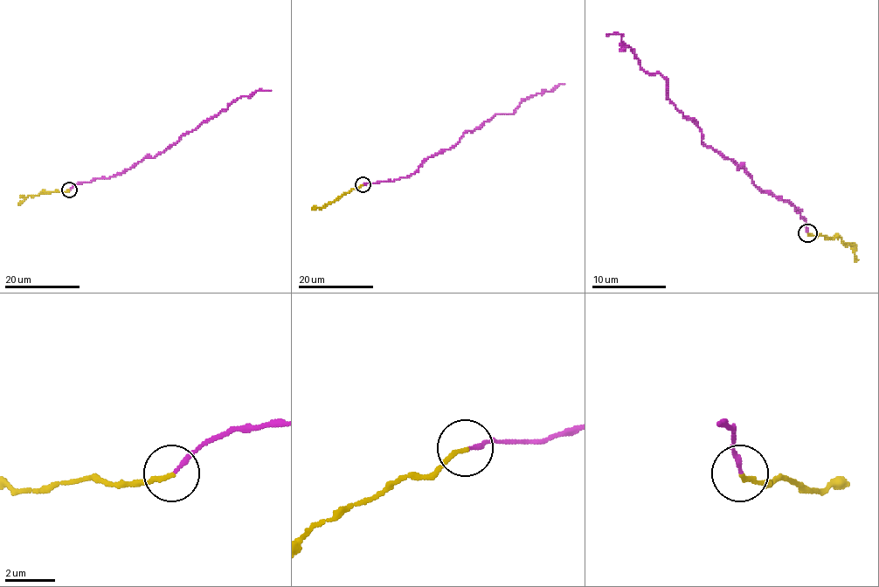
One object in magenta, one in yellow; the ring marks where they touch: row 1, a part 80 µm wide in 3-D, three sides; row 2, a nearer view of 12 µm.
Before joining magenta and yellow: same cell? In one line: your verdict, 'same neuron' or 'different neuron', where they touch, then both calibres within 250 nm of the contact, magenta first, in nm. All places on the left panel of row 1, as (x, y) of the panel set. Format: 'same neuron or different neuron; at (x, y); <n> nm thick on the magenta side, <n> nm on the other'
different neuron; at (69, 189); 170 nm thick on the magenta side, 170 nm on the other

